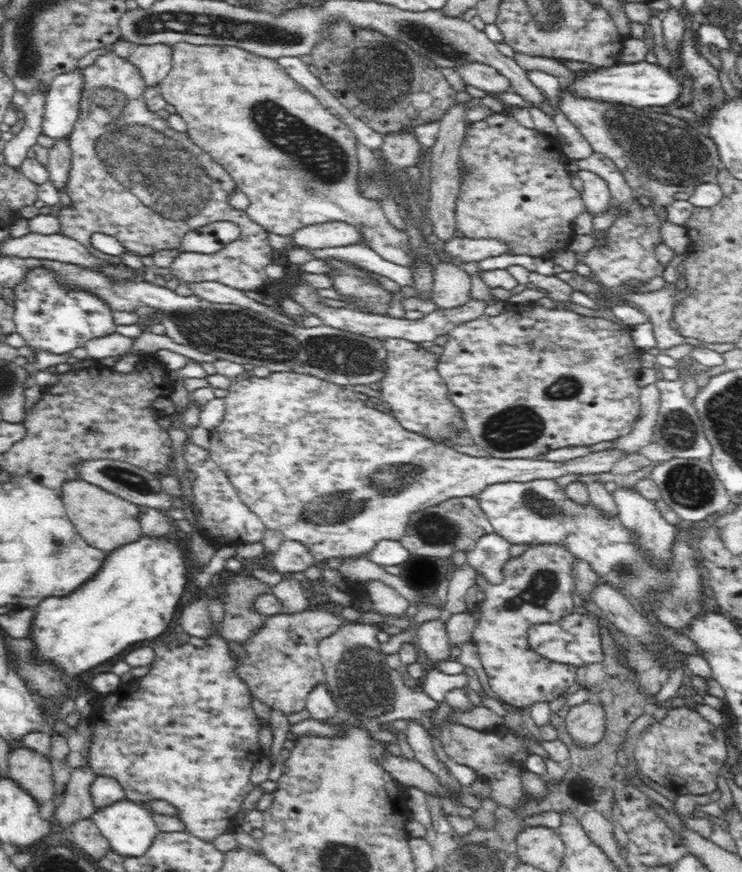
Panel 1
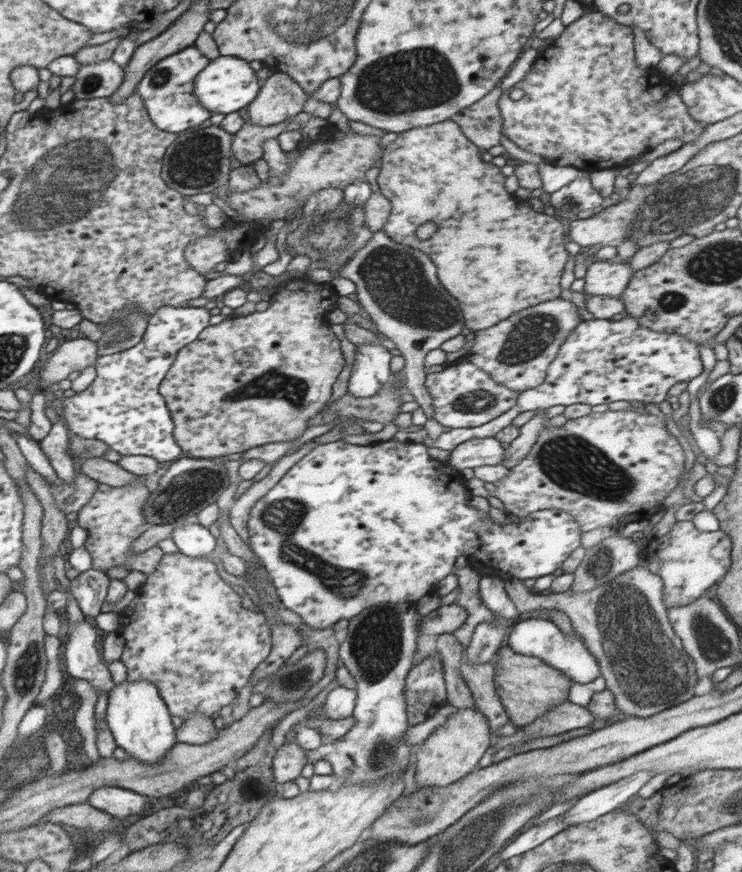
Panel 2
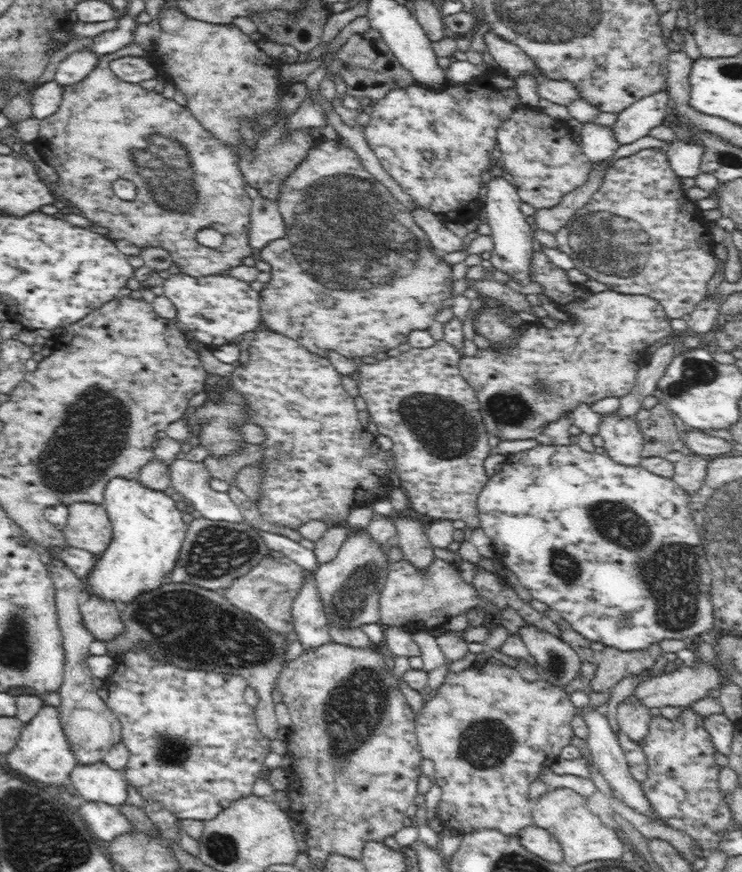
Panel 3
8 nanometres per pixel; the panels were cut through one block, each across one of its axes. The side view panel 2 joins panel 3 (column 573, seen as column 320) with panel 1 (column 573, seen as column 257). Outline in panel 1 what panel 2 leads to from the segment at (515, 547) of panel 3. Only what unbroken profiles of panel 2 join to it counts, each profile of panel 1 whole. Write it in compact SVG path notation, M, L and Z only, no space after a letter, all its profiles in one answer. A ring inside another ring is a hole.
M530 480L530 482L510 481L490 484L480 494L477 494L482 511L488 517L495 534L513 545L561 544L566 546L573 557L578 557L592 566L592 569L604 577L605 583L620 592L621 589L630 591L630 595L640 601L644 612L658 617L662 626L680 630L689 626L694 617L706 612L701 604L701 572L699 560L696 560L698 550L694 546L696 538L695 527L689 525L677 526L677 542L673 549L673 564L666 570L662 565L656 565L642 549L638 549L638 537L626 527L622 527L618 516L607 518L591 502L577 504L566 496L565 489L558 486L554 480Z

